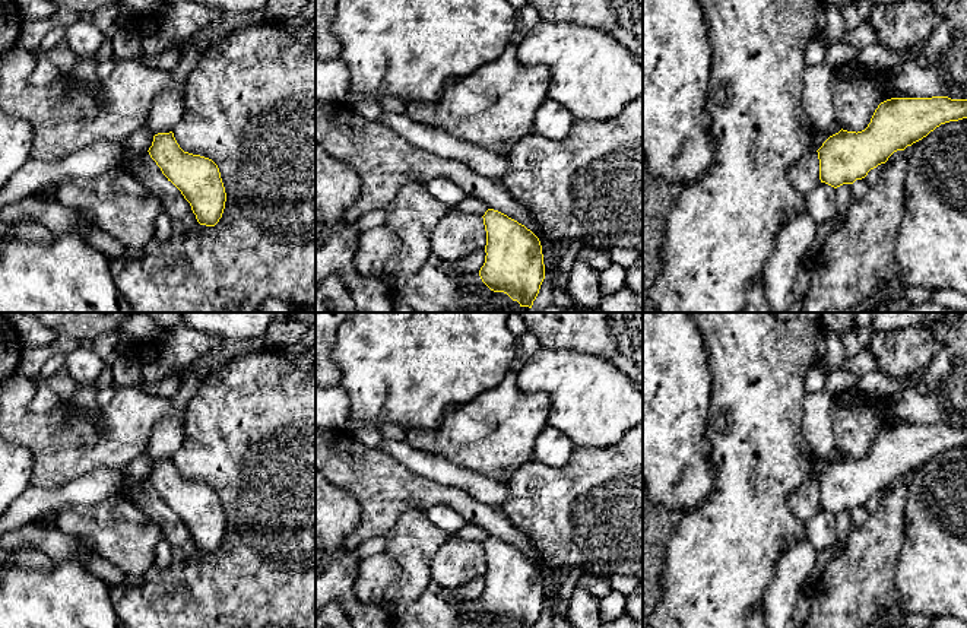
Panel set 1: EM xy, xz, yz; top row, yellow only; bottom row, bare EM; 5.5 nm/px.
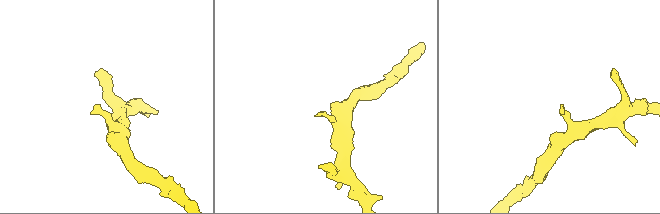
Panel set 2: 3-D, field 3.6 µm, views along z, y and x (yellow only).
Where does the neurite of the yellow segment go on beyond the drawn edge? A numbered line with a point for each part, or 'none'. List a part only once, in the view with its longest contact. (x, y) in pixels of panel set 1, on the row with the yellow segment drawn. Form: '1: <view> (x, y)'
none

